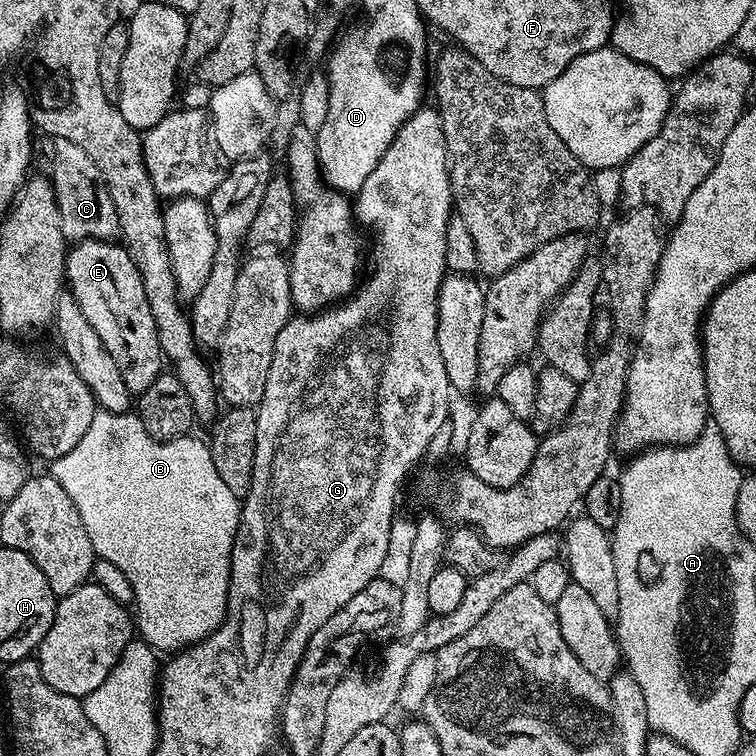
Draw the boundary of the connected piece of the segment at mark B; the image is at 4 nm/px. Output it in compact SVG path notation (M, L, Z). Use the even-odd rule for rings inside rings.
M98 410L94 414L94 422L90 422L90 430L86 430L86 434L82 434L82 442L78 442L78 446L74 446L74 450L70 450L70 454L62 454L62 458L51 461L50 474L55 480L60 483L62 490L66 490L66 494L70 494L70 498L74 502L74 506L78 510L78 514L82 518L82 526L86 526L86 534L90 534L90 542L94 546L97 557L101 561L104 560L108 564L113 564L122 575L128 579L128 584L132 587L132 596L136 599L136 612L134 608L134 628L138 633L139 639L144 643L149 644L150 647L155 648L157 653L175 654L185 648L191 648L192 645L198 643L199 640L204 640L220 623L224 620L224 615L228 612L228 587L230 586L230 574L232 573L232 547L234 546L234 538L236 537L236 531L240 525L240 509L242 507L241 497L234 494L234 490L230 490L230 486L226 486L226 482L222 482L222 478L218 475L218 470L214 466L214 458L212 457L211 447L207 443L204 444L200 440L195 440L195 435L189 434L186 436L179 436L177 440L156 440L146 430L146 426L140 421L139 415L133 414L131 411L127 412L105 412Z

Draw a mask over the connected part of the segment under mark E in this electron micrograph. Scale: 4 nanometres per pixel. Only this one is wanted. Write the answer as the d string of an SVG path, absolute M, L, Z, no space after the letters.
M82 240L73 243L66 257L66 284L82 314L86 314L86 320L102 338L106 350L110 350L110 358L114 358L114 366L118 366L118 374L122 374L122 382L126 382L129 392L144 392L150 382L154 382L154 378L161 376L163 368L160 367L166 364L166 356L160 351L154 314L150 310L146 290L142 290L142 274L138 274L138 266L134 266L134 258L130 258L128 249L123 243L112 240Z

